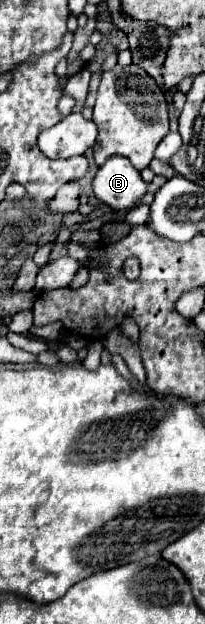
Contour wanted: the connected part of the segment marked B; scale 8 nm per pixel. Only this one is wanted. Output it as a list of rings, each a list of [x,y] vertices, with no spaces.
[[[111,156],[93,180],[95,196],[113,210],[131,210],[141,202],[147,184],[127,158]]]

